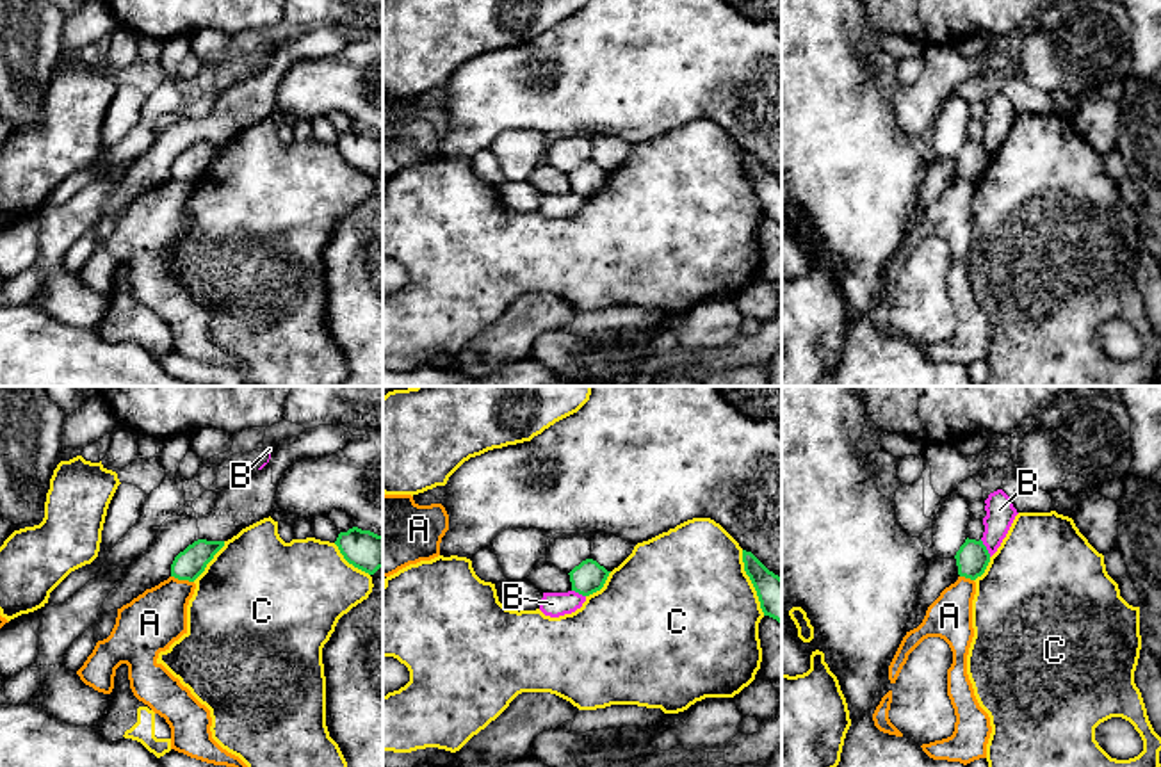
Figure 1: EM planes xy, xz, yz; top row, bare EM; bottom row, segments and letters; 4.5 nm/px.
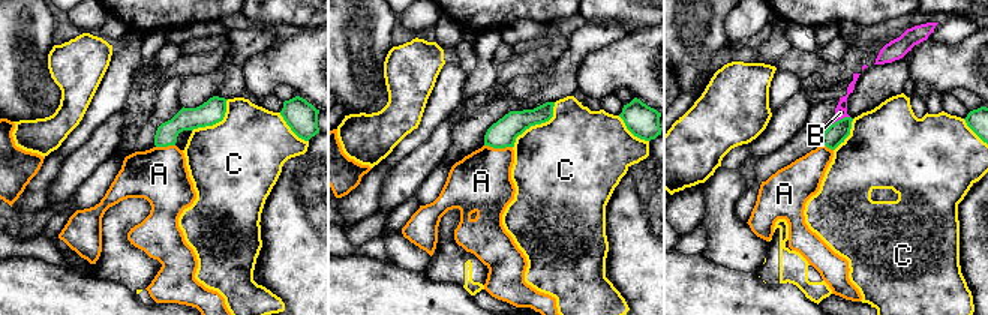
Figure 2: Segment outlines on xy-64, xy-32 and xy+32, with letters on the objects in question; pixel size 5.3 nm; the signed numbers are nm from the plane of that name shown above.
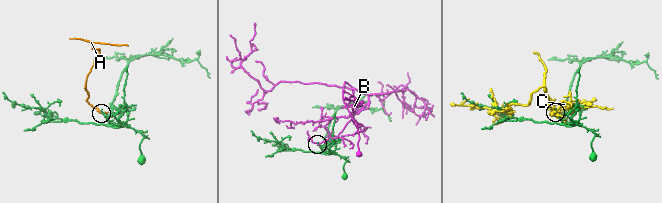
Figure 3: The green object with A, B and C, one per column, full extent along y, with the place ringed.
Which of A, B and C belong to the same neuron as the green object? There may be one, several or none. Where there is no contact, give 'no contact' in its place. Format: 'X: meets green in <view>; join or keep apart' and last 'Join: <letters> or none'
A: meets green in xy; keep apart
B: meets green in yz; keep apart
C: meets green in xz; keep apart
Join: none

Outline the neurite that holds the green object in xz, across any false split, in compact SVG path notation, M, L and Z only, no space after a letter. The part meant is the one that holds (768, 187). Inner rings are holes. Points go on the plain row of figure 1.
M743 151L743 164L757 192L764 217L782 226L782 180L769 173L751 153Z

